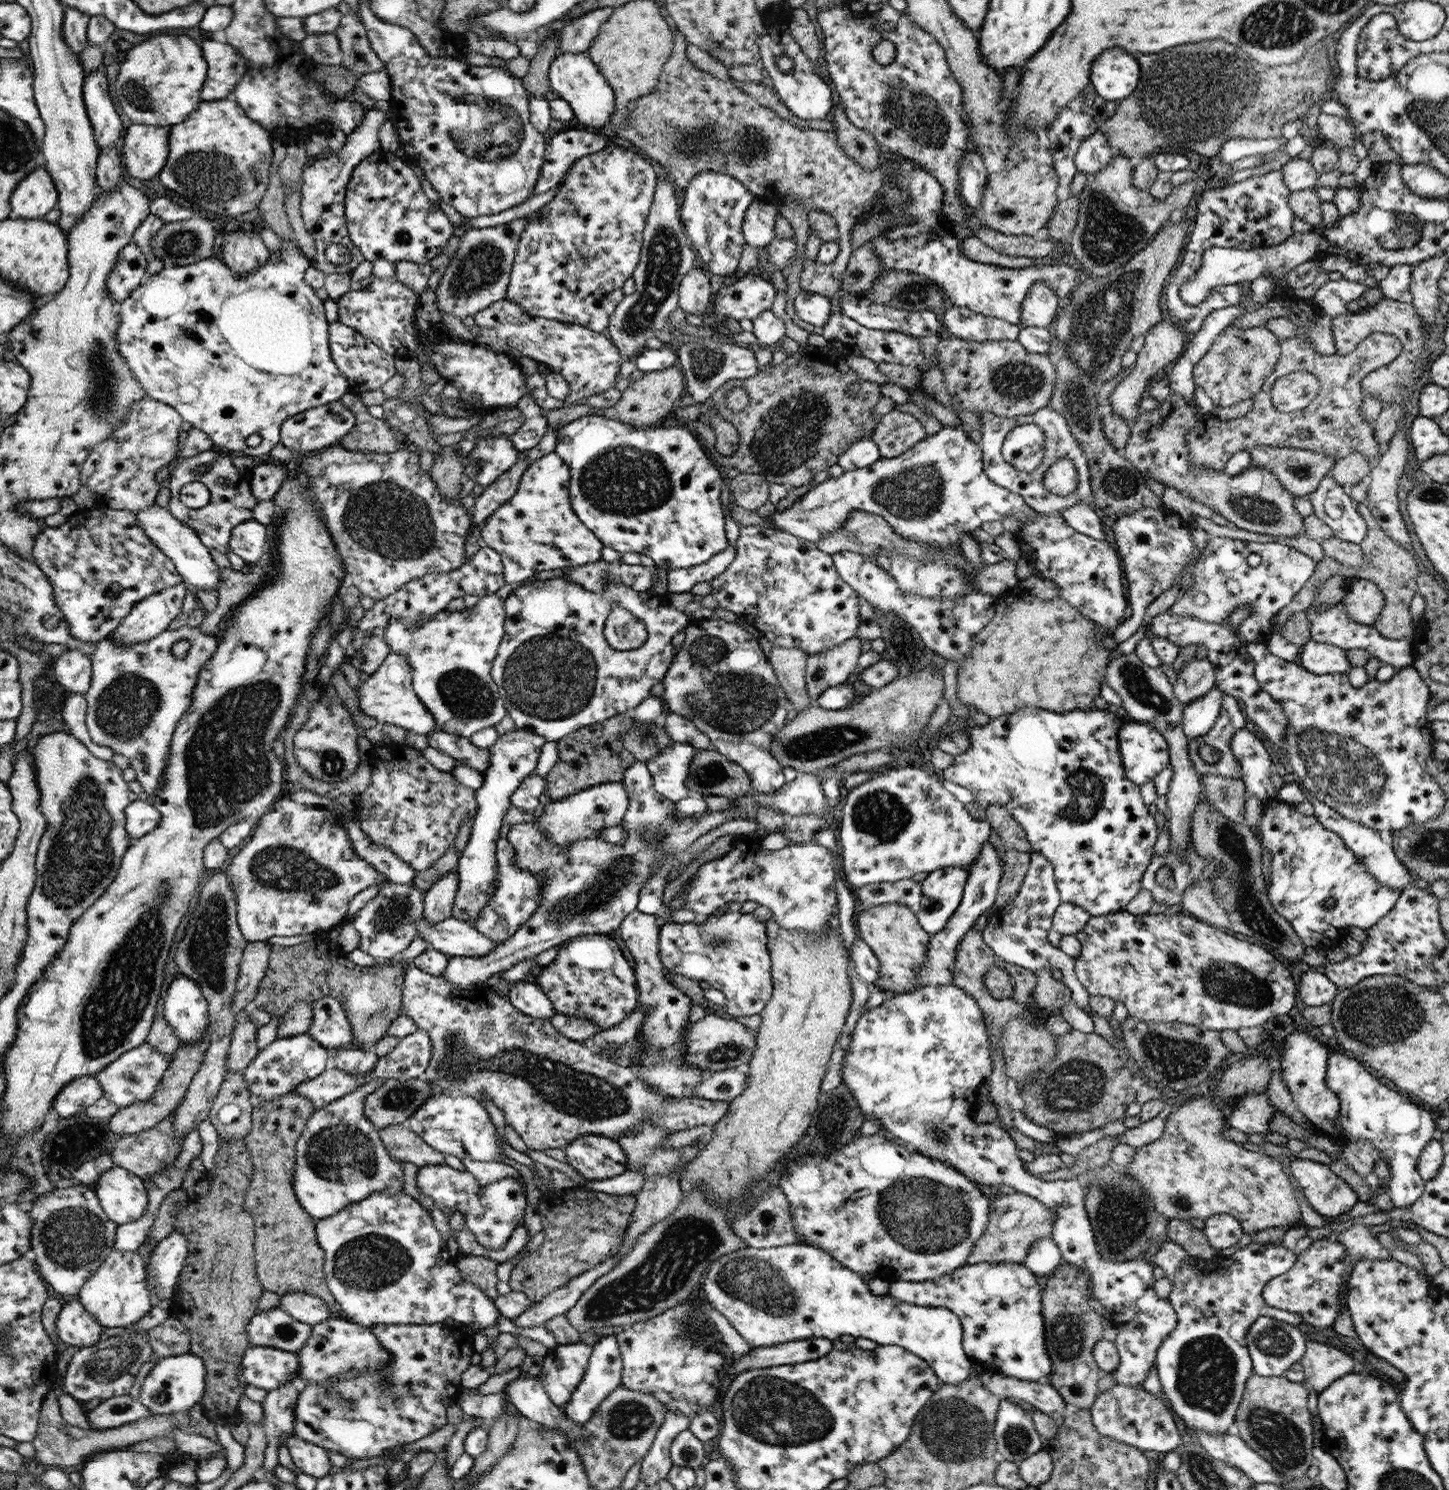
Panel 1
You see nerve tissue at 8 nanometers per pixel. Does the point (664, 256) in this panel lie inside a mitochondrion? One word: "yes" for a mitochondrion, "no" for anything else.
yes

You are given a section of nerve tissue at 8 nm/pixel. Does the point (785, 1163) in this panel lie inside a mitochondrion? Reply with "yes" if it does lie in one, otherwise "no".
no

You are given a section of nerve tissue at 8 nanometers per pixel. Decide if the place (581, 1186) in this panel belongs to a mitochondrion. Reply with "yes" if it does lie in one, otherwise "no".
no

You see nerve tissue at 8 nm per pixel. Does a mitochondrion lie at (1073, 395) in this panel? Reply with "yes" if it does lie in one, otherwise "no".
yes

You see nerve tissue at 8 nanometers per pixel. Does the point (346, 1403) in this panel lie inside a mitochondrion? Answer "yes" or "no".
yes

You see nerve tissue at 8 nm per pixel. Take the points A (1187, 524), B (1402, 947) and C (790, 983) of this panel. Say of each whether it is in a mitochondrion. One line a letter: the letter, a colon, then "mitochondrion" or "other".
A: other
B: other
C: other

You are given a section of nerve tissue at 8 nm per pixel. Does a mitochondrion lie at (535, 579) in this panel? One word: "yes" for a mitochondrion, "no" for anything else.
no

